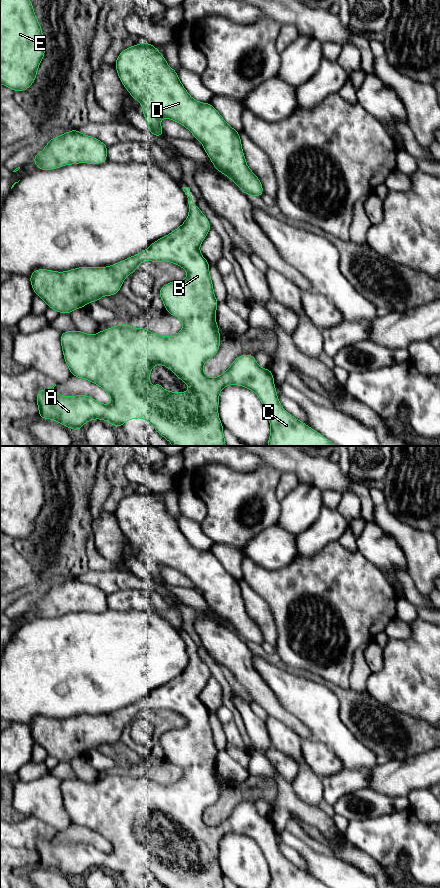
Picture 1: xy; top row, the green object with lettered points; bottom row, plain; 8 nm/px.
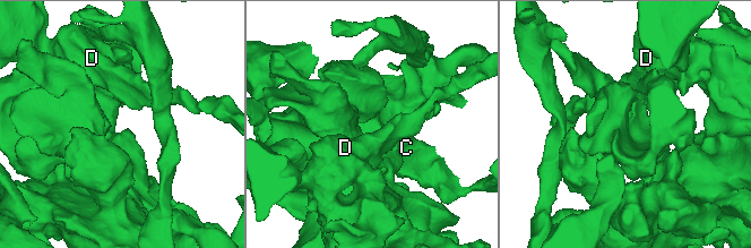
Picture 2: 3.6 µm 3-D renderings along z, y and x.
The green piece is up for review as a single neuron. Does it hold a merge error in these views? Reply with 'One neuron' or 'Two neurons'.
One neuron

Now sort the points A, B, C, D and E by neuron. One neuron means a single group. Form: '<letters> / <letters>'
A B C D E

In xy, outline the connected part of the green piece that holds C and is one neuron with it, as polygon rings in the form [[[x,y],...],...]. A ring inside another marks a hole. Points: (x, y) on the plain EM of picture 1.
[[[190,636],[182,637],[187,645],[188,665],[181,674],[153,690],[145,699],[107,715],[82,714],[65,720],[35,717],[30,723],[34,741],[44,748],[48,756],[58,761],[70,762],[73,758],[85,756],[89,750],[98,750],[103,744],[118,741],[125,726],[146,708],[171,710],[187,719],[185,728],[163,733],[158,742],[167,760],[183,770],[181,779],[174,784],[159,784],[148,777],[133,776],[130,772],[119,772],[95,783],[79,778],[62,780],[60,791],[71,823],[100,834],[109,841],[112,850],[110,853],[104,853],[82,842],[62,844],[54,838],[54,832],[46,839],[37,839],[39,866],[55,868],[78,880],[86,870],[94,867],[105,868],[118,876],[128,868],[143,866],[166,888],[225,888],[224,875],[218,862],[219,841],[227,833],[239,833],[252,838],[262,850],[271,875],[268,888],[328,888],[282,855],[276,841],[272,818],[261,816],[254,803],[238,804],[217,826],[204,822],[203,813],[217,802],[221,787],[215,765],[219,750],[214,743],[209,721],[210,711],[199,698],[211,673],[200,656],[194,653]],[[155,812],[169,816],[191,838],[165,839],[162,831],[157,830],[154,833],[155,838],[152,839],[149,822]]]

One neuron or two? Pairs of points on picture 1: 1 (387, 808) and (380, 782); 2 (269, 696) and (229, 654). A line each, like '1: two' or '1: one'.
1: two
2: one

